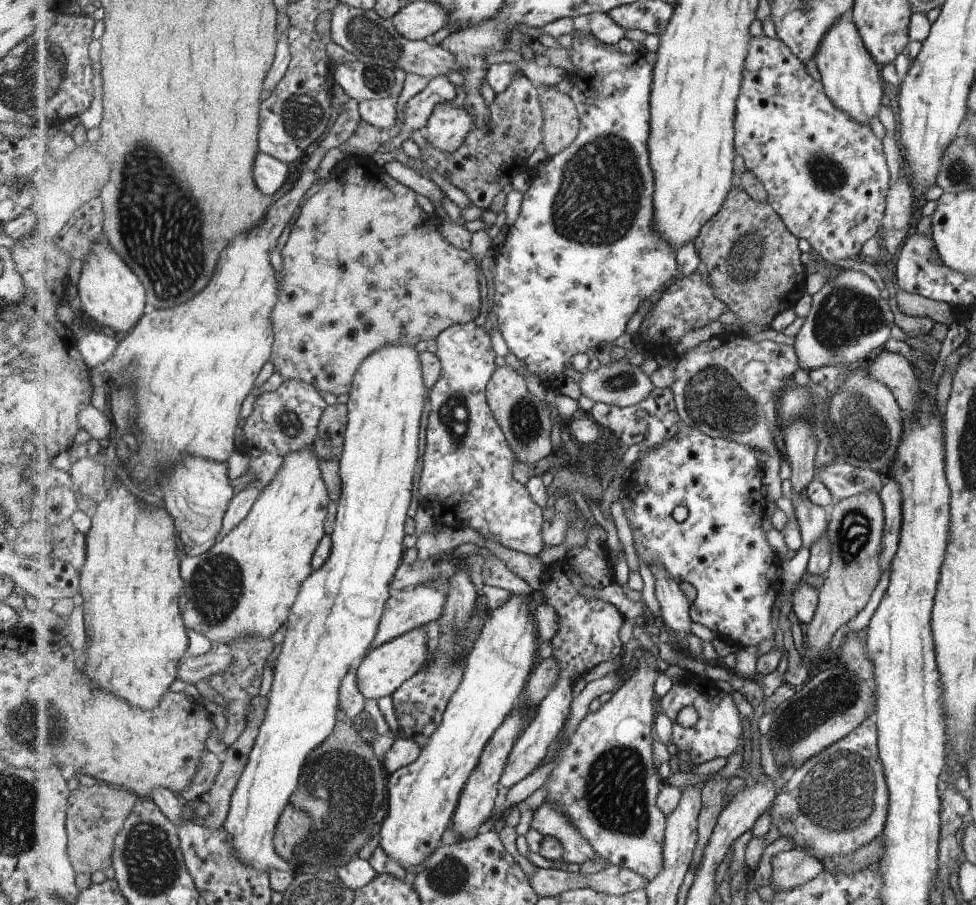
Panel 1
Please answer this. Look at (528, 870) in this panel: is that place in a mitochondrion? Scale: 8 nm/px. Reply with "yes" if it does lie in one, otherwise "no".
no

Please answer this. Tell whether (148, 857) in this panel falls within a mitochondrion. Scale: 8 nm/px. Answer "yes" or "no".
yes

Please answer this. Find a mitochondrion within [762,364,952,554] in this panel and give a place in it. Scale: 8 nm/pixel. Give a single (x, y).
(864, 434)

